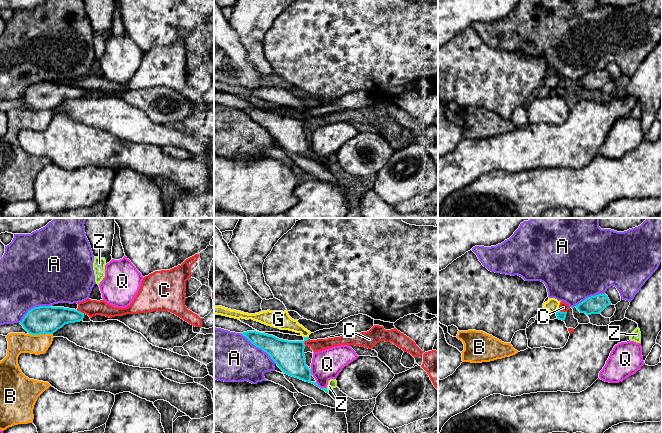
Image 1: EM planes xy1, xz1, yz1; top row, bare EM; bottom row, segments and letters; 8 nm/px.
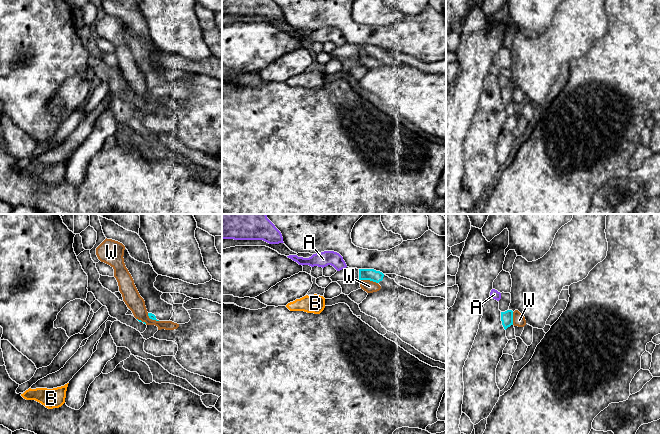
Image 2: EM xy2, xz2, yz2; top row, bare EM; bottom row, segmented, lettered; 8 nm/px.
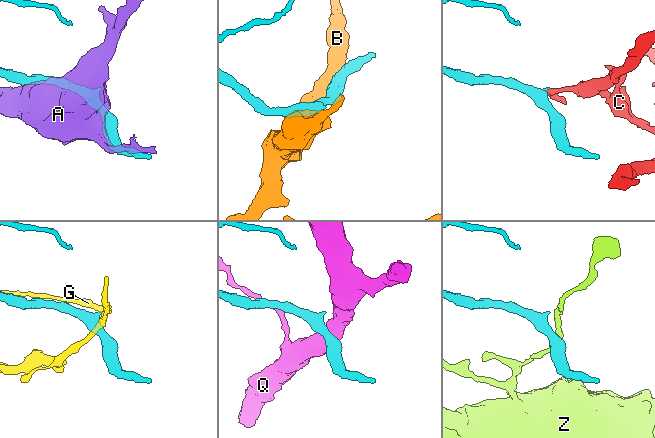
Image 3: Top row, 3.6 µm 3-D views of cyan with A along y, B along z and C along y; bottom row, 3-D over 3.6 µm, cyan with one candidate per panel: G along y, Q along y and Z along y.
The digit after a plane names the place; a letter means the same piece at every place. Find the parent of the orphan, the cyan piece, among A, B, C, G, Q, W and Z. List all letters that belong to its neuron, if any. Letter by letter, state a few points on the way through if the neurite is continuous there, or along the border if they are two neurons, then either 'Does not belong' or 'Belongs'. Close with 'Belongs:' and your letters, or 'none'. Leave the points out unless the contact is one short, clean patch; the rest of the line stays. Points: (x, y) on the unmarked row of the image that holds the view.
A: Does not belong
B: Does not belong
C: Boundary: xz1 (309, 115), (304, 118), (304, 122). Does not belong
G: Does not belong
Q: Does not belong
W: Boundary: xz2 (359, 55), (369, 55), (377, 59). Does not belong
Z: Does not belong
Belongs: none

